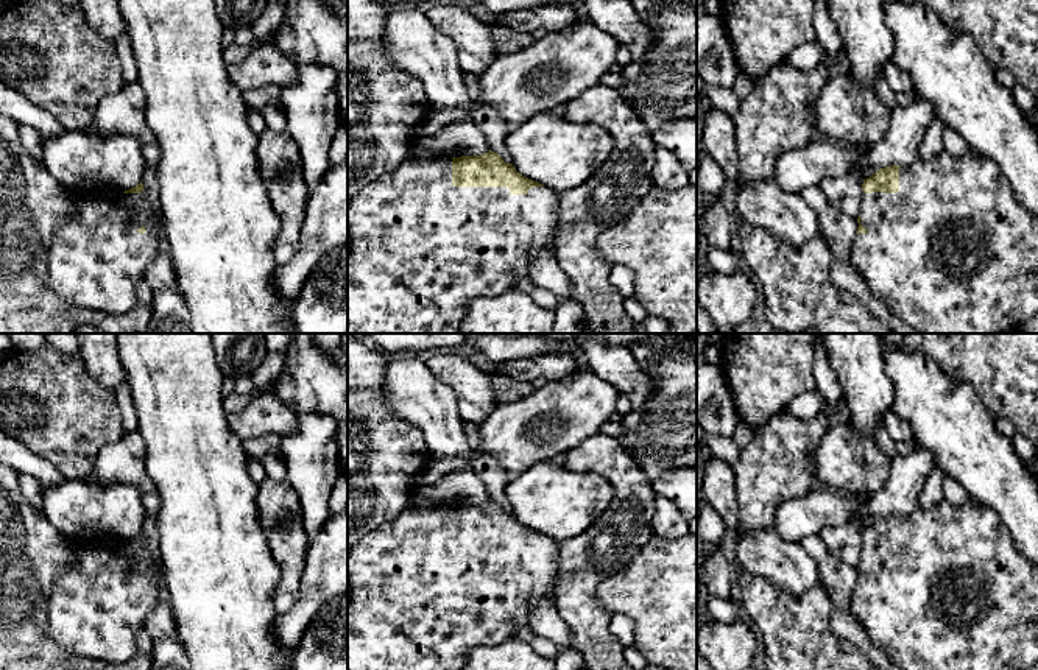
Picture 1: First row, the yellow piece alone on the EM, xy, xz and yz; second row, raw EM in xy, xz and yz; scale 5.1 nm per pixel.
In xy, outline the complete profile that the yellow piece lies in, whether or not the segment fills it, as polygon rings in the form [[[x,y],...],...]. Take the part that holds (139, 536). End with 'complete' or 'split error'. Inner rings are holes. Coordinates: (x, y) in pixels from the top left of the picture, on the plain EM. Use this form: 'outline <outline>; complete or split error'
outline [[[143,533],[117,539],[72,541],[76,561],[55,580],[48,603],[48,631],[67,653],[125,664],[137,653],[136,634],[157,606],[164,584],[143,544]]]; split error

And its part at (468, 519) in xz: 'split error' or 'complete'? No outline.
split error

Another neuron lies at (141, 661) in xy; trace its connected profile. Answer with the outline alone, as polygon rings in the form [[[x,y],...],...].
[[[136,653],[128,662],[114,665],[112,670],[151,670],[151,653]]]

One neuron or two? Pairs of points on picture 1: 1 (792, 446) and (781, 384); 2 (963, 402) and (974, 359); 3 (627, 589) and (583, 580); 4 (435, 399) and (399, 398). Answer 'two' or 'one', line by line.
1: two
2: two
3: two
4: one

